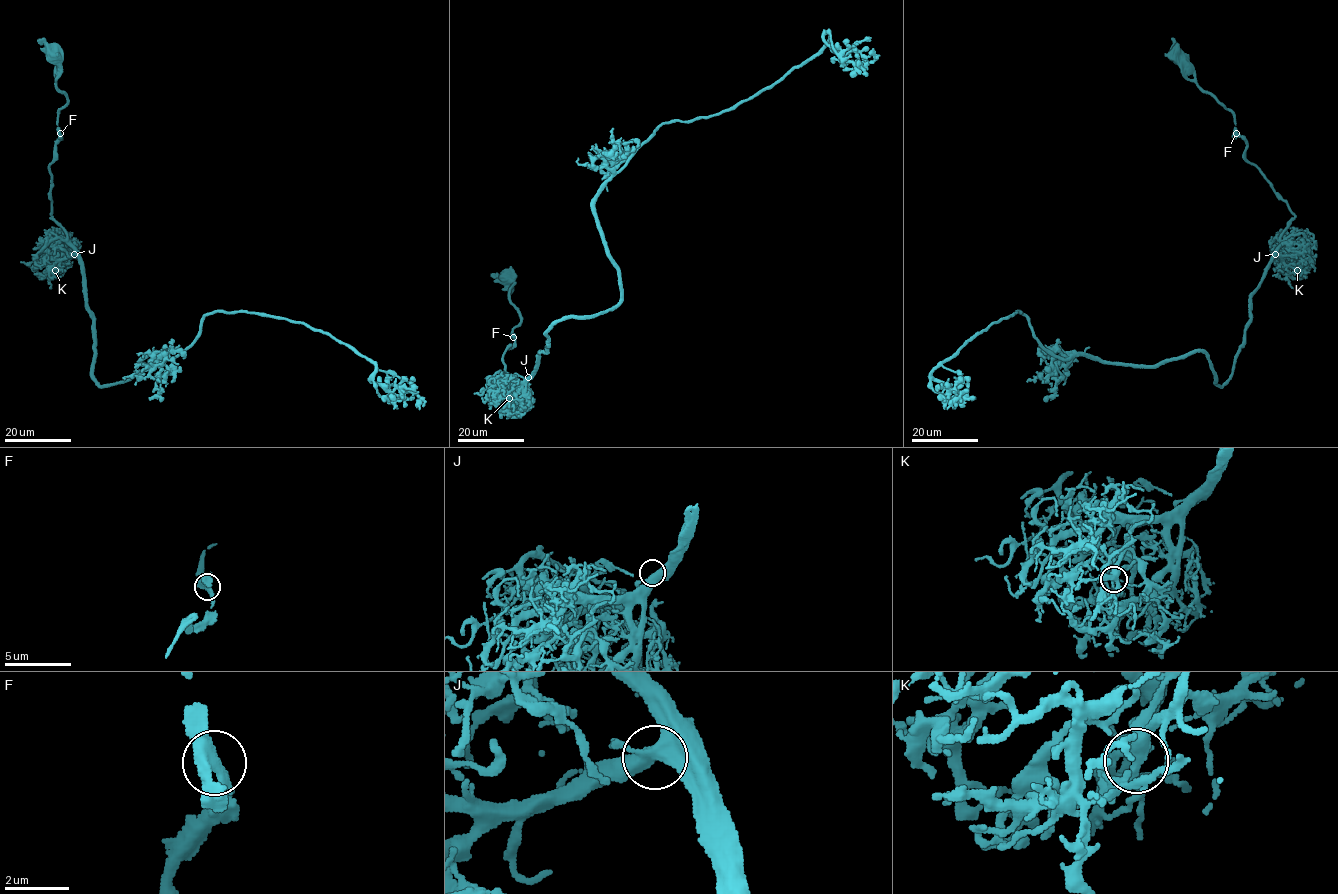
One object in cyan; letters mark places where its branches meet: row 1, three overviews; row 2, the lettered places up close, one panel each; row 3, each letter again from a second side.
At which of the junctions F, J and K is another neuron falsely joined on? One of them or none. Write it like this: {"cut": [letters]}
{"cut": []}

